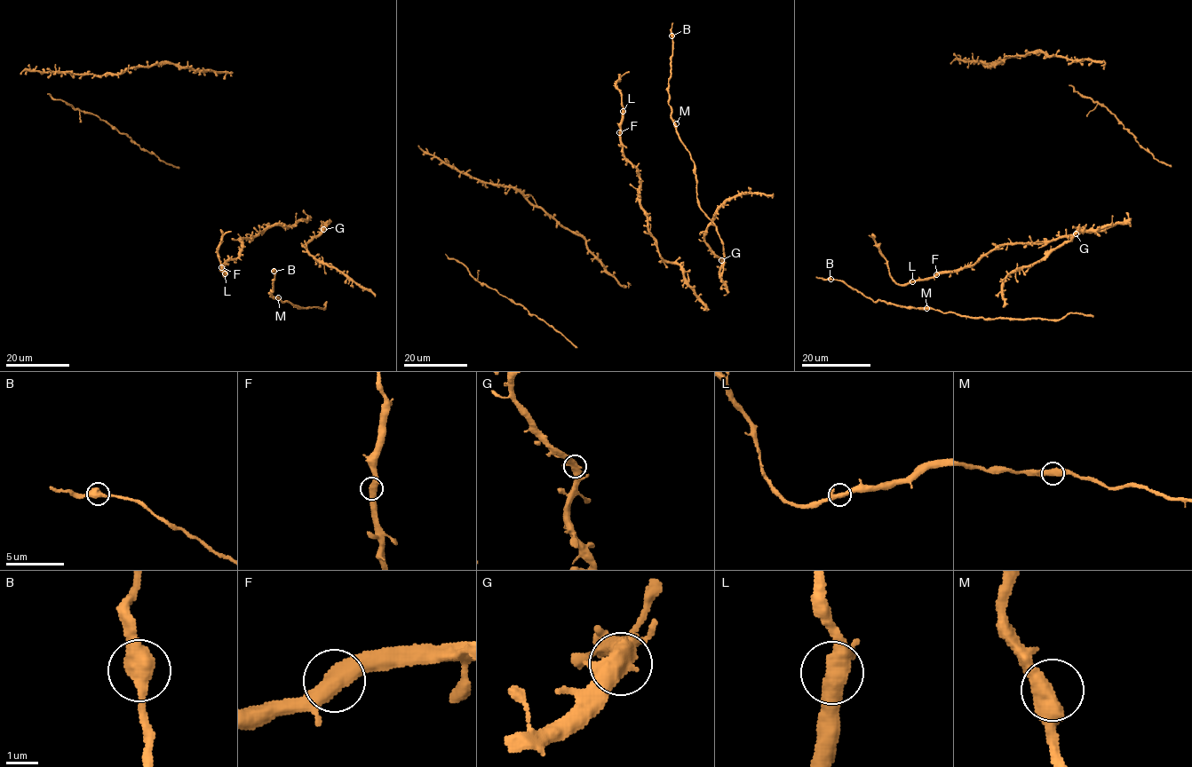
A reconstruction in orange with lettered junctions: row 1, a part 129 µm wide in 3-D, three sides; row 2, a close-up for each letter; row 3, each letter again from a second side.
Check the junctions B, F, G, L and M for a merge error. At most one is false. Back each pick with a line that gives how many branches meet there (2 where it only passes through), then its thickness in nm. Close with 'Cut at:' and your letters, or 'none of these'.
Cut at: none of these

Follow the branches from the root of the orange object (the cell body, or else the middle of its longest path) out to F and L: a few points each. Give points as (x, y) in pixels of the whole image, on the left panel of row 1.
F: (282, 225), (268, 225), (258, 234), (243, 239), (241, 254), (221, 267)
L: (282, 225), (268, 225), (258, 234), (243, 239), (241, 254), (222, 266), (225, 273)

